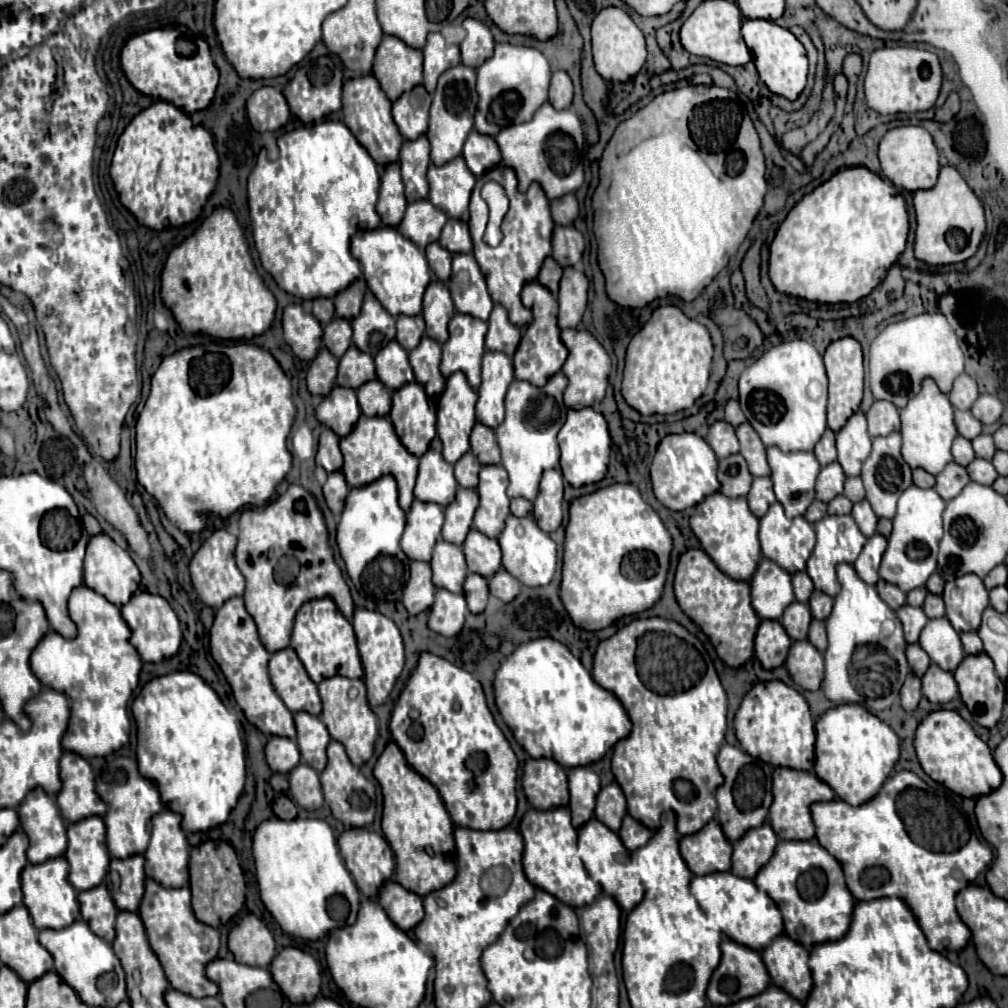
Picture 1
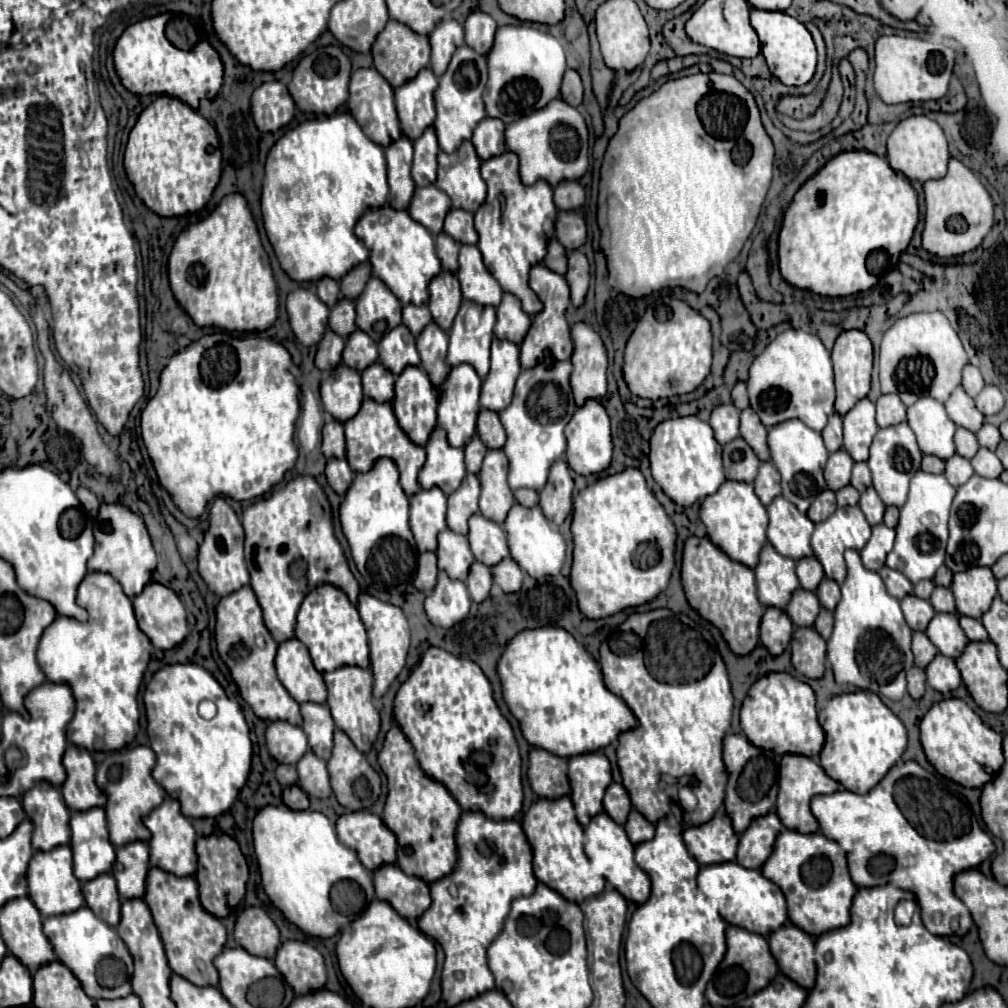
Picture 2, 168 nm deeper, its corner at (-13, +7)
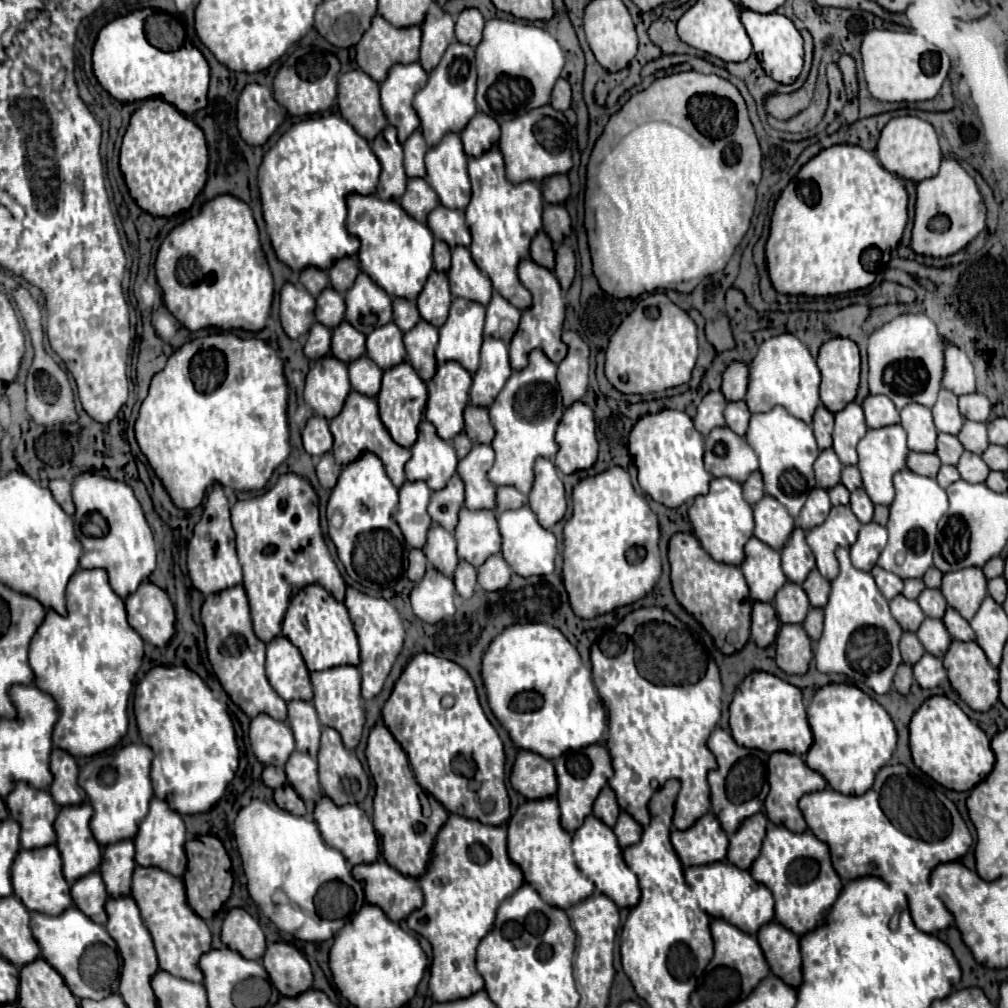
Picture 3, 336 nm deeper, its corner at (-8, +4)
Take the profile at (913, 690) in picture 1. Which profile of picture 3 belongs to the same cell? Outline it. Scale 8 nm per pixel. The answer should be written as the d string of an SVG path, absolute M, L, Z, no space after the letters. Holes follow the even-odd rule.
M900 664L898 666L898 672L894 676L894 688L900 692L900 694L908 694L910 692L910 686L914 682L914 674L912 674L912 666L908 664Z

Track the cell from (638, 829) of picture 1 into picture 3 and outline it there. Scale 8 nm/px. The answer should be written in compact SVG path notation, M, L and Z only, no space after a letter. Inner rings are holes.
M626 812L620 814L616 826L614 826L614 834L618 836L618 844L620 848L626 848L630 844L636 844L642 836L642 826Z

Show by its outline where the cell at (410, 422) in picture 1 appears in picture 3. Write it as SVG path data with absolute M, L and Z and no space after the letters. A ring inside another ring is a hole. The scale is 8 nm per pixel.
M402 362L394 368L388 368L382 376L382 390L378 394L378 406L380 406L380 418L384 422L384 426L388 428L390 436L394 438L394 442L398 442L404 448L410 448L416 440L416 432L418 432L418 422L424 416L424 408L426 408L426 400L428 400L428 390L424 380L420 380L420 376L414 372L414 368L408 362Z

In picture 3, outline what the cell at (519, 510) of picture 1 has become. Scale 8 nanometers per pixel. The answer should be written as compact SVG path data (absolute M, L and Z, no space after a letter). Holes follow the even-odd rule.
M500 486L496 492L496 500L498 500L498 512L510 510L510 508L520 508L528 502L528 496L524 496L522 492L518 492L516 488L510 486Z

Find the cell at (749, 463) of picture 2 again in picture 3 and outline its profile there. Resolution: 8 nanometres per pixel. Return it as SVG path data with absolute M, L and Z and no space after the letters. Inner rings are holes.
M714 428L706 438L706 470L716 478L732 478L746 482L750 472L758 470L758 458L748 442L730 432L730 428Z

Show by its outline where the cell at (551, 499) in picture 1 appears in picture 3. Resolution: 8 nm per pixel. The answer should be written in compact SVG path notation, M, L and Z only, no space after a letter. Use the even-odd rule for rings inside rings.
M548 458L536 460L534 476L536 480L530 492L530 508L544 528L552 528L556 522L564 518L566 512L564 484L558 478L554 462Z

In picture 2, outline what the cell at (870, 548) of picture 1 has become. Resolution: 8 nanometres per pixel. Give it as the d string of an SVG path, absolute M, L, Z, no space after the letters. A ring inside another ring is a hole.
M883 523L875 525L873 533L871 533L871 539L859 551L859 555L863 559L863 565L871 571L879 571L885 565L885 557L891 551L893 541L895 541L895 529L889 529Z

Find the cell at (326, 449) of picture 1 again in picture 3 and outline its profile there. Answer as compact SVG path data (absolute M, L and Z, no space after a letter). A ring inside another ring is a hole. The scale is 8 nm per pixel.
M312 416L304 428L302 440L304 440L306 452L312 456L322 456L322 454L330 452L334 438L332 438L328 420L322 416Z

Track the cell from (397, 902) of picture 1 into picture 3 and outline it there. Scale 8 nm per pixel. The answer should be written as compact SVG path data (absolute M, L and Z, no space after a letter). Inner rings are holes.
M376 860L374 864L360 864L352 868L352 876L360 882L364 882L364 894L366 894L366 902L380 906L386 916L394 922L400 922L404 918L408 918L414 910L422 908L424 904L424 896L422 890L418 886L418 882L410 876L402 876L398 870L394 870L392 866L386 864L386 860Z

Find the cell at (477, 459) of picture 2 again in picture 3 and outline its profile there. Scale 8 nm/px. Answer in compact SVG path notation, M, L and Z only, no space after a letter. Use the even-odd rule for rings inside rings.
M462 432L462 434L458 434L454 440L452 440L452 444L454 444L454 448L456 448L456 454L462 458L462 456L466 456L466 452L470 452L470 448L474 446L472 442L470 442L470 438Z

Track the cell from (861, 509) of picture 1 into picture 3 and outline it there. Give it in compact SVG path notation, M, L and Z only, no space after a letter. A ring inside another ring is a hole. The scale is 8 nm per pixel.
M864 488L854 490L854 492L850 494L850 508L852 508L852 512L856 514L856 518L858 518L862 524L872 522L874 504L872 504L872 500L868 498L868 494L864 492Z

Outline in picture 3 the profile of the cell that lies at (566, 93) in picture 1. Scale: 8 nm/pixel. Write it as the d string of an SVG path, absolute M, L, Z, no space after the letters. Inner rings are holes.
M560 78L552 90L552 102L550 102L554 108L558 108L560 112L568 110L570 104L572 104L572 88L568 84L568 80Z

